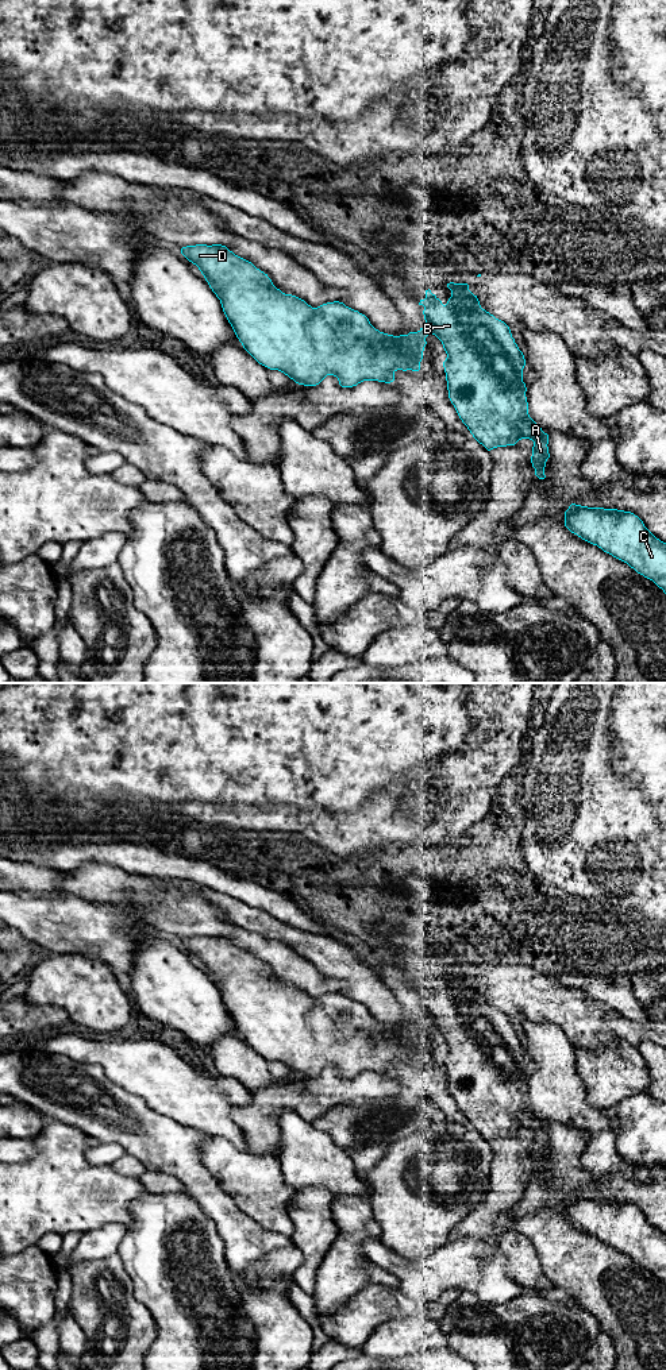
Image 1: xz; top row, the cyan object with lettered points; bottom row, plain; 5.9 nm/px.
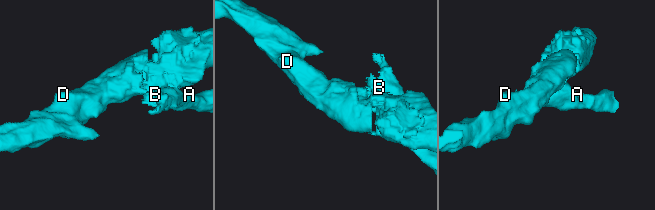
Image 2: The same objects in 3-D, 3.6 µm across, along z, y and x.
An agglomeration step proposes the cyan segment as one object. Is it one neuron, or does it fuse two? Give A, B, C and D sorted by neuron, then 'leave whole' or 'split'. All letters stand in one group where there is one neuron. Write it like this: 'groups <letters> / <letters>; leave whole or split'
groups A B C / D; split

